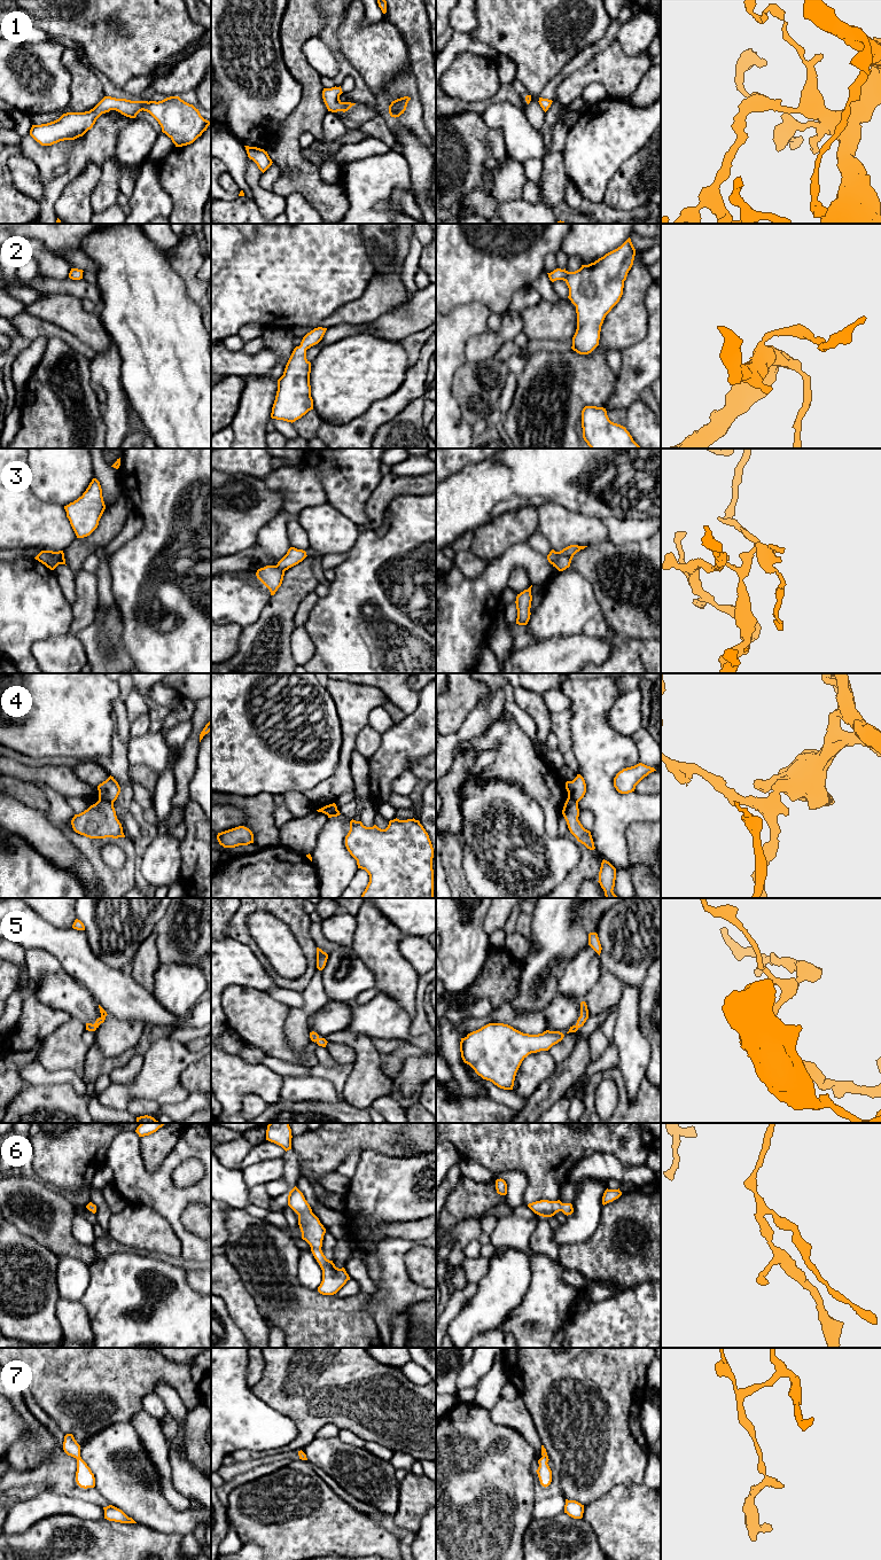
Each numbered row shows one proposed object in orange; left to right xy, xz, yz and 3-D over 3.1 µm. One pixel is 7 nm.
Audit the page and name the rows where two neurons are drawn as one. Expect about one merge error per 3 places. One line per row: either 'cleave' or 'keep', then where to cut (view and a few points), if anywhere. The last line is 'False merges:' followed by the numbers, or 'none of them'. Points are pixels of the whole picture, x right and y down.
1: keep; no cut
2: keep; no cut
3: cleave; cut in xy along (53, 552), (60, 563)
4: cleave; cut in xy along (99, 797), (112, 802)
5: keep; no cut
6: keep; no cut
7: keep; no cut
False merges: 3, 4

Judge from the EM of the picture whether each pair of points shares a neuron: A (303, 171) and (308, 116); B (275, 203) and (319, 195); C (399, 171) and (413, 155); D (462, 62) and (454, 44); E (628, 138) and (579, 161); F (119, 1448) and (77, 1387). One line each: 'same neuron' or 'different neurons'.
A: same neuron
B: different neurons
C: different neurons
D: different neurons
E: same neuron
F: different neurons

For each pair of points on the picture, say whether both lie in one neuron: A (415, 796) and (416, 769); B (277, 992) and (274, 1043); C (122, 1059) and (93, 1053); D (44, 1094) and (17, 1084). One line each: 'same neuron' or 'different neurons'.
A: same neuron
B: different neurons
C: same neuron
D: different neurons

